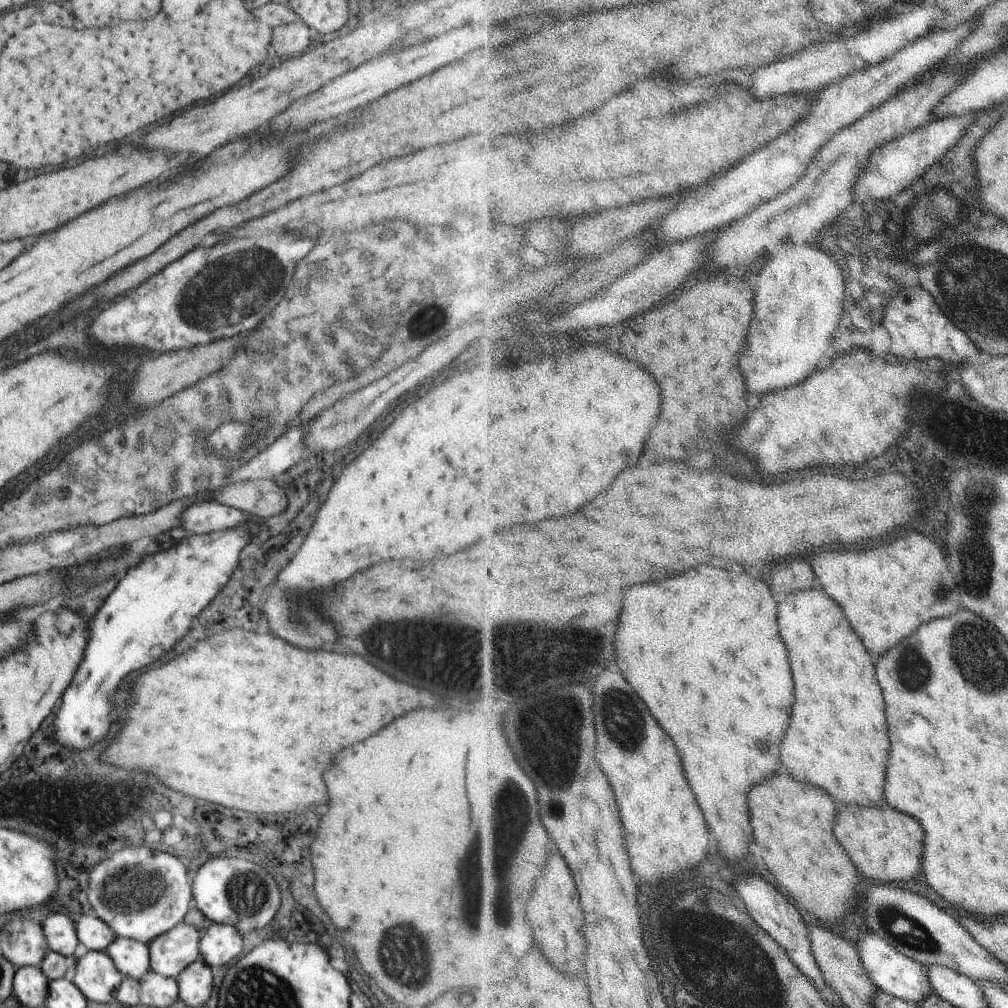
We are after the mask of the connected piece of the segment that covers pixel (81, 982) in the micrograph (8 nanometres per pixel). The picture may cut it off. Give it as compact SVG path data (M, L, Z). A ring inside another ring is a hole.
M83 951L75 965L73 983L87 1001L108 1003L116 996L124 976L104 951Z

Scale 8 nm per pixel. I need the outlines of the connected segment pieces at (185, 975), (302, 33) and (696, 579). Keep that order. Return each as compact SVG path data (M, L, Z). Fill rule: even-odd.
M196 960L182 970L176 980L180 998L188 1006L202 1006L210 998L214 986L212 970L202 960Z
M299 19L294 23L280 25L272 36L274 50L280 56L298 56L309 45L309 29L309 26Z
M700 566L684 576L676 576L676 578L664 580L664 582L634 586L626 596L626 608L624 608L622 624L618 630L616 648L618 648L618 656L620 656L618 658L620 668L626 674L626 678L638 688L638 692L642 692L642 696L650 704L654 716L658 716L658 720L662 720L662 726L666 728L666 732L670 732L674 736L674 740L678 740L678 748L682 748L682 756L686 756L686 770L690 772L690 780L694 780L694 792L698 792L698 800L702 800L702 808L706 808L706 816L710 816L710 826L718 834L722 850L734 860L744 858L750 852L748 838L752 838L752 834L754 834L754 826L750 820L752 818L750 816L750 798L748 798L750 790L756 784L760 784L762 780L766 780L778 772L778 768L780 768L778 764L782 758L780 746L790 728L790 720L792 720L792 712L794 712L794 704L796 704L790 650L780 632L778 602L774 600L772 586L764 578L756 578L754 574L748 574L748 572L740 574L740 572L732 572L732 570L724 570L724 568L716 568L716 566Z

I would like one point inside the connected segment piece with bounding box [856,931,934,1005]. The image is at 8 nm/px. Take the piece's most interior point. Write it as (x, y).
(895, 972)

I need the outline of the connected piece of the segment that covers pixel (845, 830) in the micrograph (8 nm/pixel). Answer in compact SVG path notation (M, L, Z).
M852 804L840 812L836 832L866 878L879 880L880 884L897 884L918 878L926 848L926 828L916 816L900 812L890 804L882 808Z

